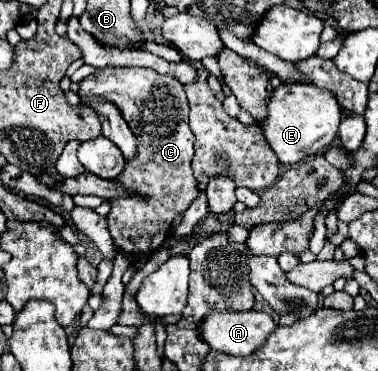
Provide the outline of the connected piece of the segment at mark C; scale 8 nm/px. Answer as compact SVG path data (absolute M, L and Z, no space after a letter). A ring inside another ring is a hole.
M101 68L97 74L85 78L79 82L79 96L83 100L91 100L95 96L107 98L109 102L115 102L127 120L131 132L137 138L137 152L133 158L127 160L125 170L115 178L129 196L125 198L113 198L111 202L111 212L107 216L109 222L109 232L111 238L117 246L117 250L125 254L153 254L157 252L163 242L167 240L171 232L171 224L177 216L181 216L189 204L199 196L197 180L193 178L191 172L191 158L193 158L193 144L195 136L189 128L189 118L187 118L187 96L183 90L183 84L177 82L175 78L161 76L155 70L147 68Z

